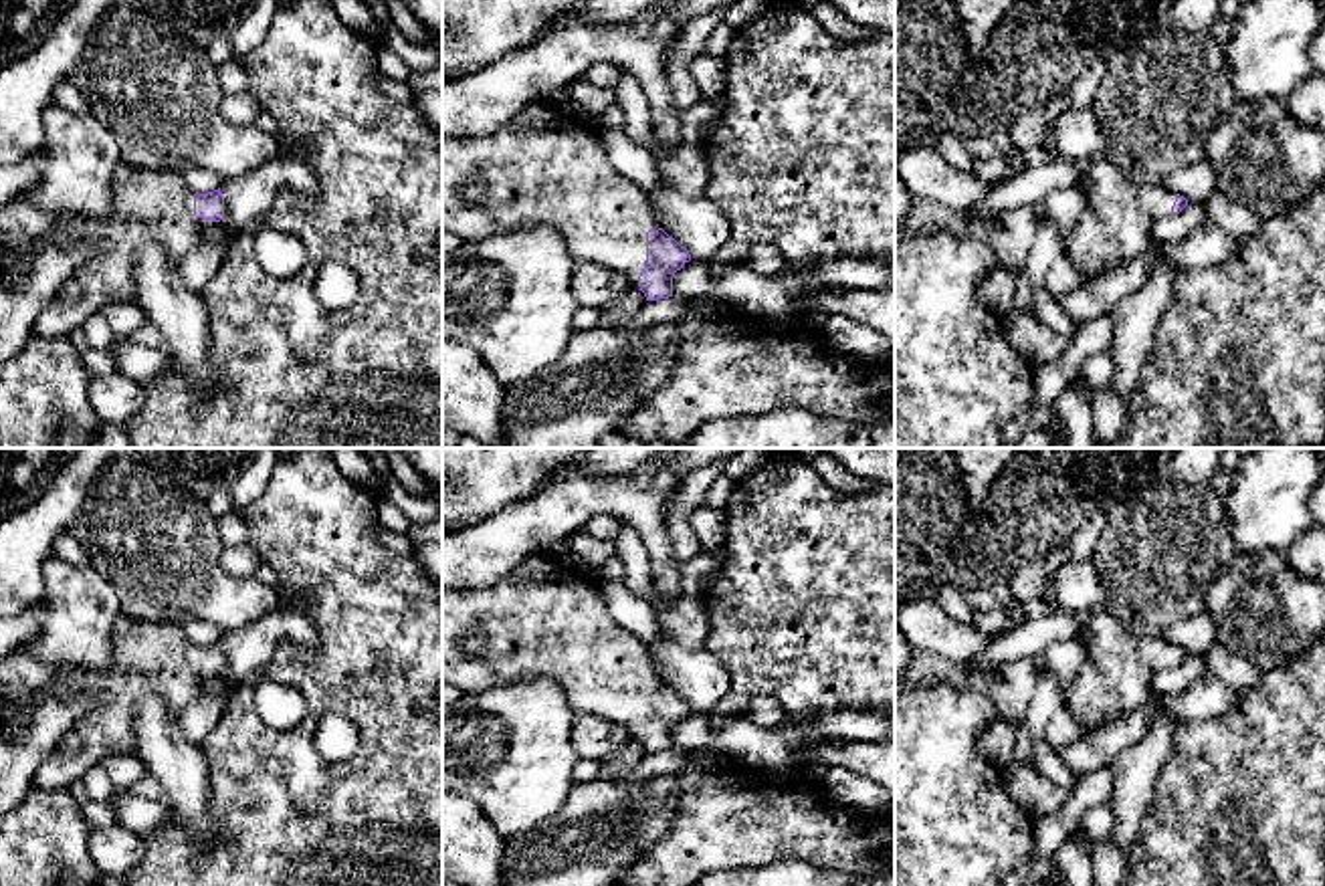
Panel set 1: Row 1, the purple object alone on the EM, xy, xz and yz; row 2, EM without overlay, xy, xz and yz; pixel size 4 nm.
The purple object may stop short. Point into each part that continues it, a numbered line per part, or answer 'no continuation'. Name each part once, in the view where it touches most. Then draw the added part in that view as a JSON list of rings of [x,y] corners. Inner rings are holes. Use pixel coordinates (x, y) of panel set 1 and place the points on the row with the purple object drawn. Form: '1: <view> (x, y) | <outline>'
1: xz (546, 166) | [[[547,99],[525,105],[499,131],[481,137],[452,137],[442,141],[442,230],[463,242],[481,242],[493,234],[549,226],[568,244],[576,264],[594,262],[618,270],[638,285],[646,264],[646,232],[658,230],[650,200],[626,180],[608,159],[598,123],[578,117]]]

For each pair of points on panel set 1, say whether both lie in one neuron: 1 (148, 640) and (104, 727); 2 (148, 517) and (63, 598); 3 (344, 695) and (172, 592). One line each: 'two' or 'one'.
1: one
2: two
3: two

